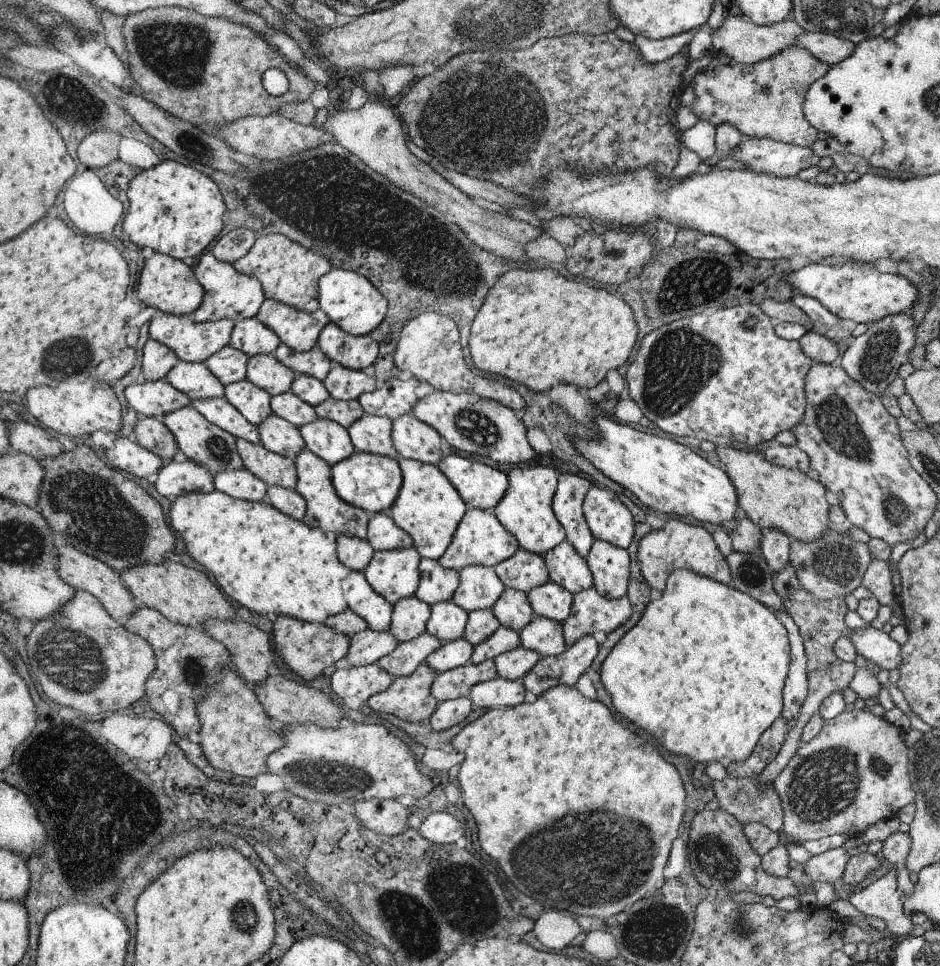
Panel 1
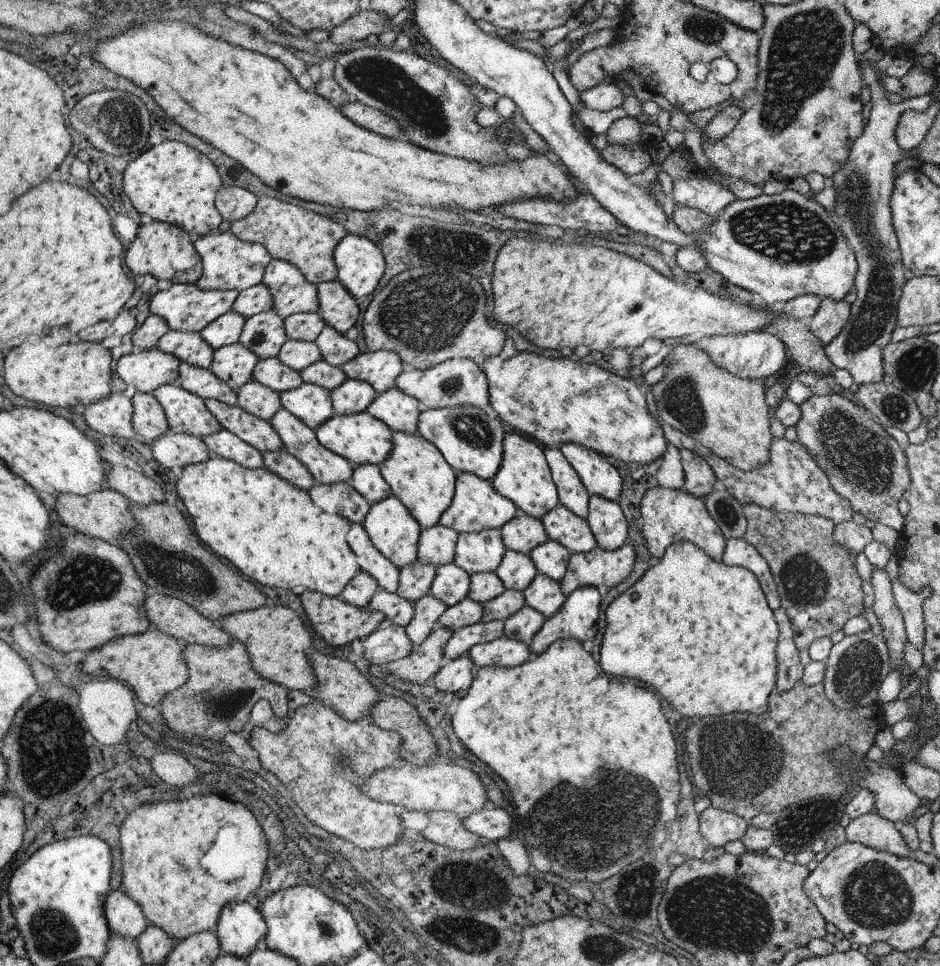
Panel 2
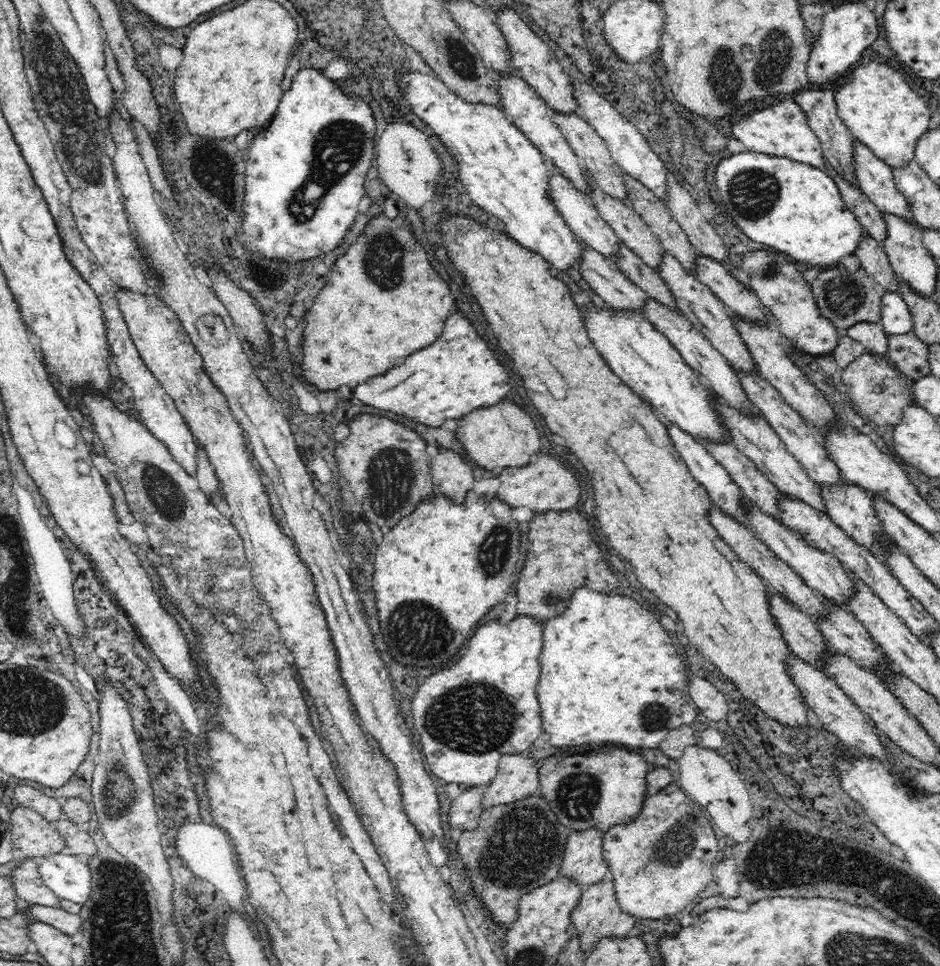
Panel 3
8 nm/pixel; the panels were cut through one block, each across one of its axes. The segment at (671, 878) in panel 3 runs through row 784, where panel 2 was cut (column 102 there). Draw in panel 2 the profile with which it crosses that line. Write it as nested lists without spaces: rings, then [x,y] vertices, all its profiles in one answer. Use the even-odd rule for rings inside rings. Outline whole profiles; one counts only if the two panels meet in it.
[[[147,628],[143,634],[121,636],[119,640],[111,640],[103,648],[87,652],[83,662],[79,664],[81,674],[93,678],[113,678],[123,682],[127,688],[133,690],[135,698],[145,704],[157,708],[165,696],[181,688],[187,678],[187,664],[183,660],[183,652],[179,650],[177,638],[167,636],[161,630]]]

